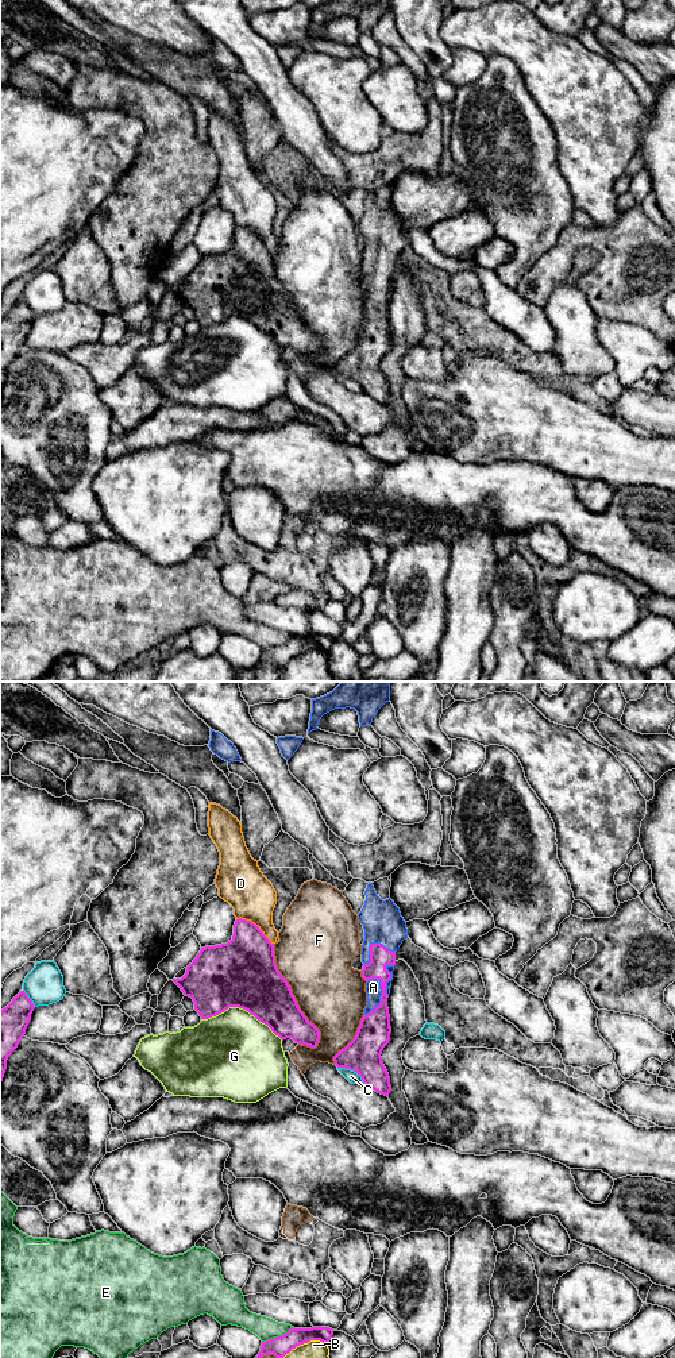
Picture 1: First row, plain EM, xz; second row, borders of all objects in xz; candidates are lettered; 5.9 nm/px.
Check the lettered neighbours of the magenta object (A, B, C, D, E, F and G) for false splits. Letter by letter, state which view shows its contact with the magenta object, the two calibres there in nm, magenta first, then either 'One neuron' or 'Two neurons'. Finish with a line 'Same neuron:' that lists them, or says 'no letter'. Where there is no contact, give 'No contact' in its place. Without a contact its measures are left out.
A: Touches magenta in xz. Thickness 200 nm (magenta) against 100 nm. One neuron
B: Touches magenta in xz. Thickness 120 nm (magenta) against 300 nm. Two neurons
C: Touches magenta in xz. Thickness 220 nm (magenta) against 70 nm. Two neurons
D: Touches magenta in xz. Thickness 360 nm (magenta) against 280 nm. Two neurons
E: Touches magenta in xz. Thickness 120 nm (magenta) against 140 nm. Two neurons
F: Touches magenta in xz. Thickness 320 nm (magenta) against 420 nm. Two neurons
G: Touches magenta in xz. Thickness 400 nm (magenta) against 440 nm. Two neurons
Same neuron: A

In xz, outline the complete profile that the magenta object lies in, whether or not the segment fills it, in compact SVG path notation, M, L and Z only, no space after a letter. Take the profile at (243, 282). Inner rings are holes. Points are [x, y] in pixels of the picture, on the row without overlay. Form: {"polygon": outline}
{"polygon": "M236 228L231 250L201 256L193 271L186 275L186 282L173 290L185 305L193 308L201 328L216 325L230 316L239 316L267 333L282 350L292 347L296 352L310 356L319 352L319 337L300 319L290 294L277 277L274 252L251 229Z"}

